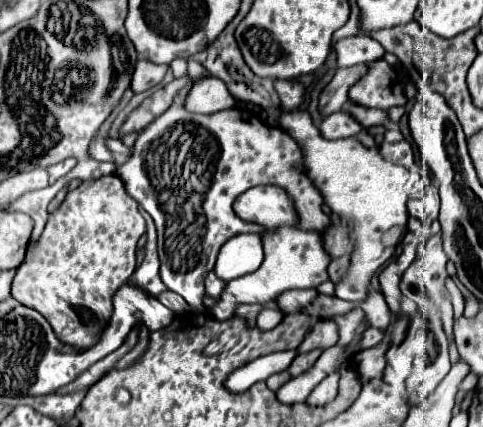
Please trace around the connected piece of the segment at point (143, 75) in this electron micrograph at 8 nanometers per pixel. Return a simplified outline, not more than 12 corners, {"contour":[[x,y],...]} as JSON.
{"contour":[[139,60],[133,72],[131,90],[145,92],[159,84],[167,66]]}

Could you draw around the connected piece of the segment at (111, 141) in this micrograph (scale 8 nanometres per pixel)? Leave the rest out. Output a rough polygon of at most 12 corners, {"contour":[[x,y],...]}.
{"contour":[[107,138],[105,146],[115,156],[131,154],[131,148],[125,148],[121,140]]}

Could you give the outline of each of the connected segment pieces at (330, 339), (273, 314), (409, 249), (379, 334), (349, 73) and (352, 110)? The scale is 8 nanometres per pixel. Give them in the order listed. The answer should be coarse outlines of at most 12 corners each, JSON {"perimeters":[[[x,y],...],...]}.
{"perimeters":[[[321,318],[311,326],[297,352],[331,348],[337,324]],[[263,308],[257,326],[271,330],[283,320],[281,310]],[[417,244],[403,246],[401,256],[379,274],[389,310],[401,314],[399,282],[415,260]],[[375,328],[363,334],[361,348],[373,348],[383,340],[383,330]],[[367,64],[337,68],[319,94],[323,118],[349,102],[349,88],[363,76]],[[351,104],[345,108],[361,126],[387,124],[383,110]]]}

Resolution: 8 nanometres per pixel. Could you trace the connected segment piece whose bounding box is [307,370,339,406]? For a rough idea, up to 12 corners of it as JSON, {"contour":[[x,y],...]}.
{"contour":[[339,370],[319,382],[307,404],[321,406],[337,396]]}

